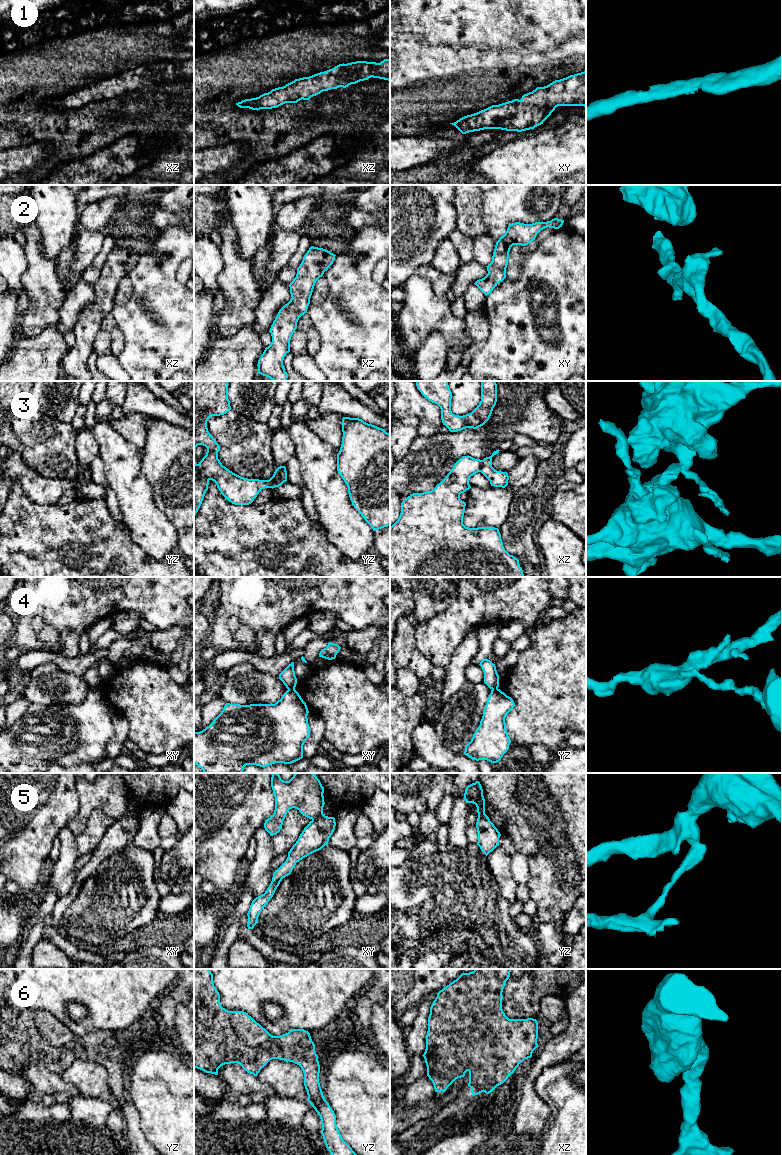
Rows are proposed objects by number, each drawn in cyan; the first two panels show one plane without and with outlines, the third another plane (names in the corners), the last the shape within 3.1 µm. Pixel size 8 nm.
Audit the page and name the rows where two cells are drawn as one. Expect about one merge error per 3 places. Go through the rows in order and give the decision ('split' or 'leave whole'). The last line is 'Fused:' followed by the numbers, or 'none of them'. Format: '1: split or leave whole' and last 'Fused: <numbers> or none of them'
1: leave whole
2: leave whole
3: split
4: split
5: split
6: leave whole
Fused: 3, 4, 5

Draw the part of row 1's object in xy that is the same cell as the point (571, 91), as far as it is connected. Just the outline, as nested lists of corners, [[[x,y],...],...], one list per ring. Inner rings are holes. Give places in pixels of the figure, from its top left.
[[[586,71],[537,87],[520,100],[492,105],[450,124],[462,134],[484,129],[522,132],[543,124],[558,106],[586,107]]]

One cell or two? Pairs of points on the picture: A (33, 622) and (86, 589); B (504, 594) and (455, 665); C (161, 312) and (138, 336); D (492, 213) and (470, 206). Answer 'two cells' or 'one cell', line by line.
A: one cell
B: two cells
C: one cell
D: two cells

